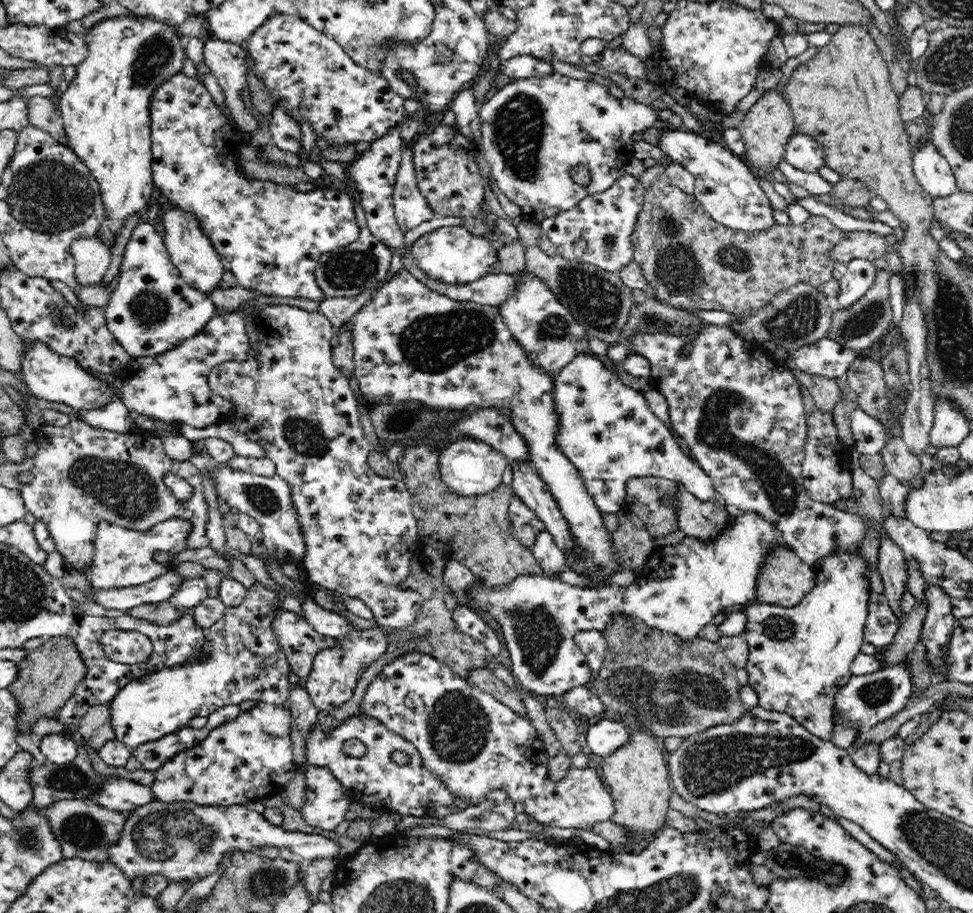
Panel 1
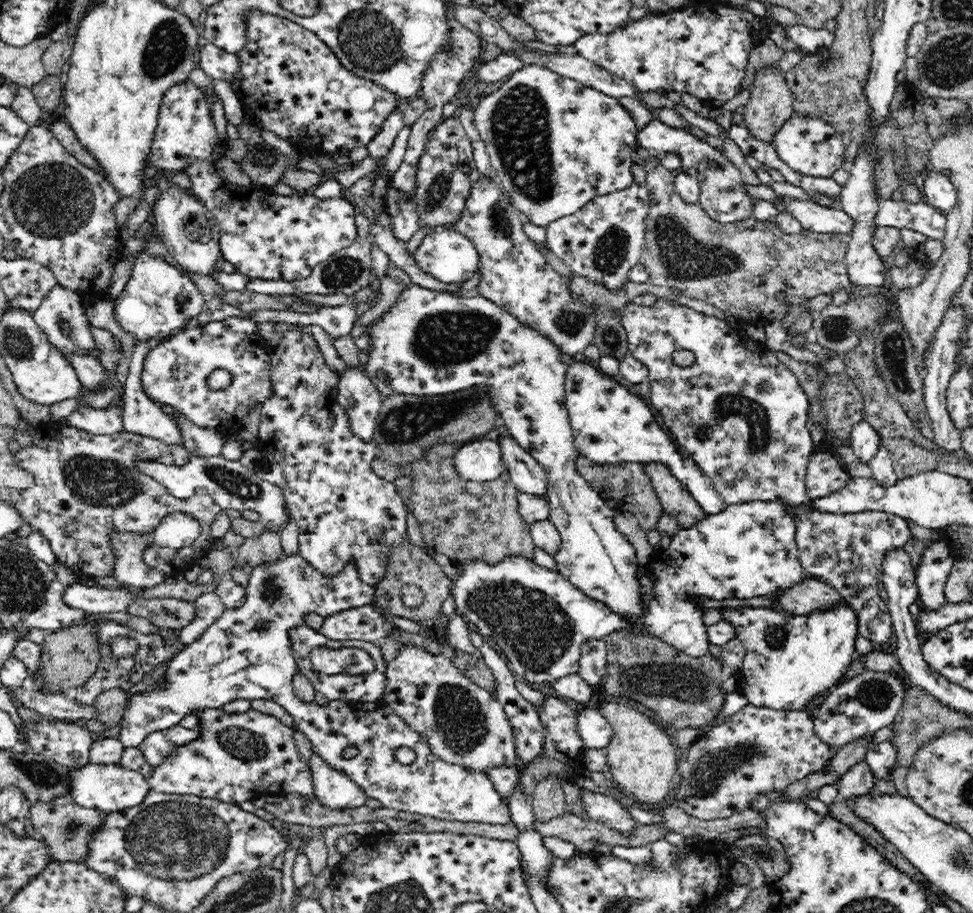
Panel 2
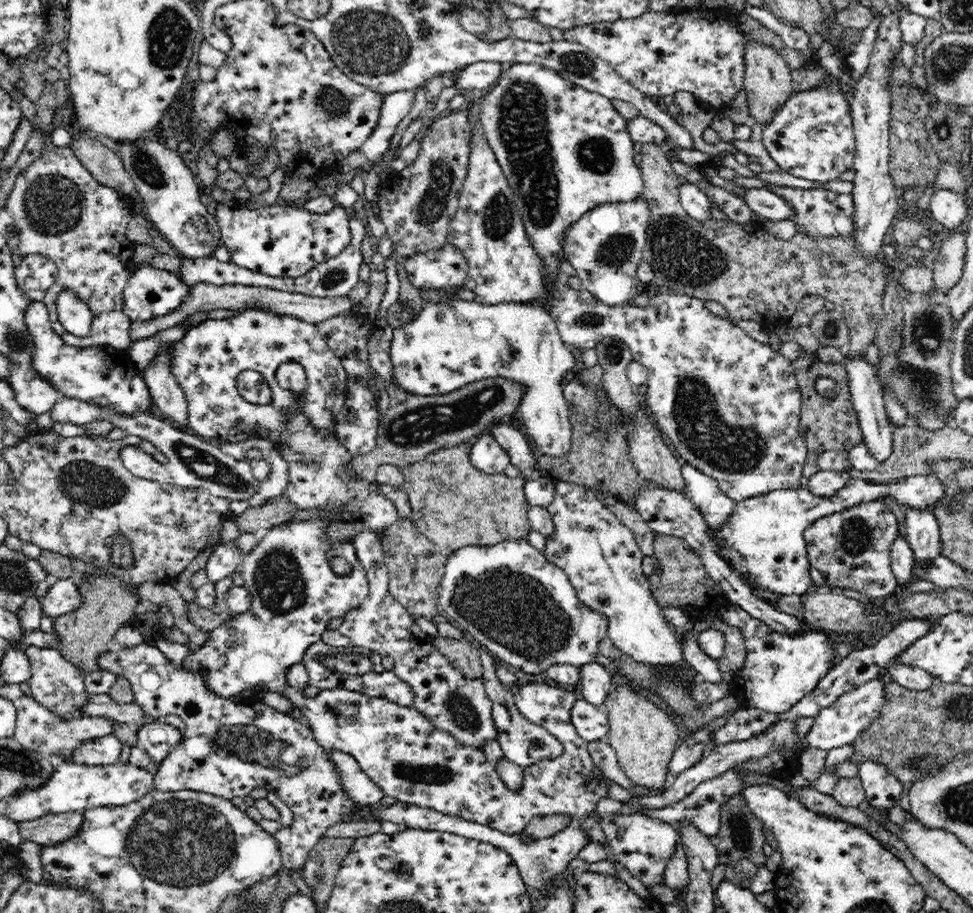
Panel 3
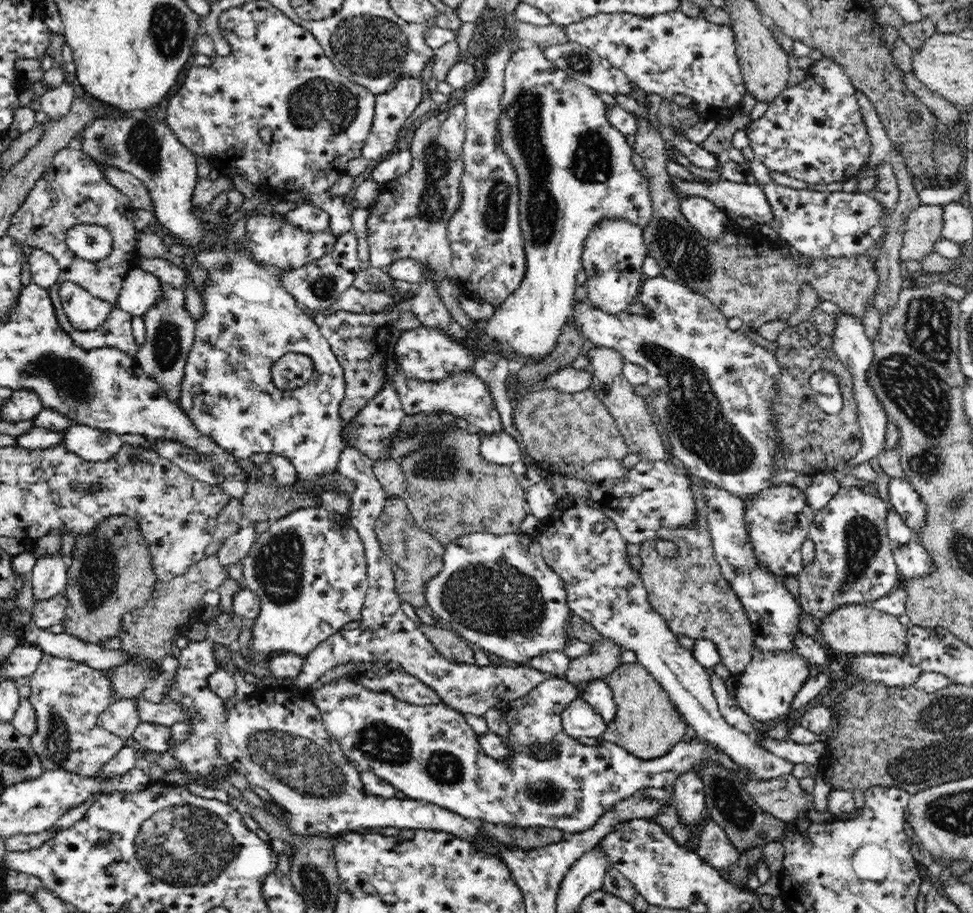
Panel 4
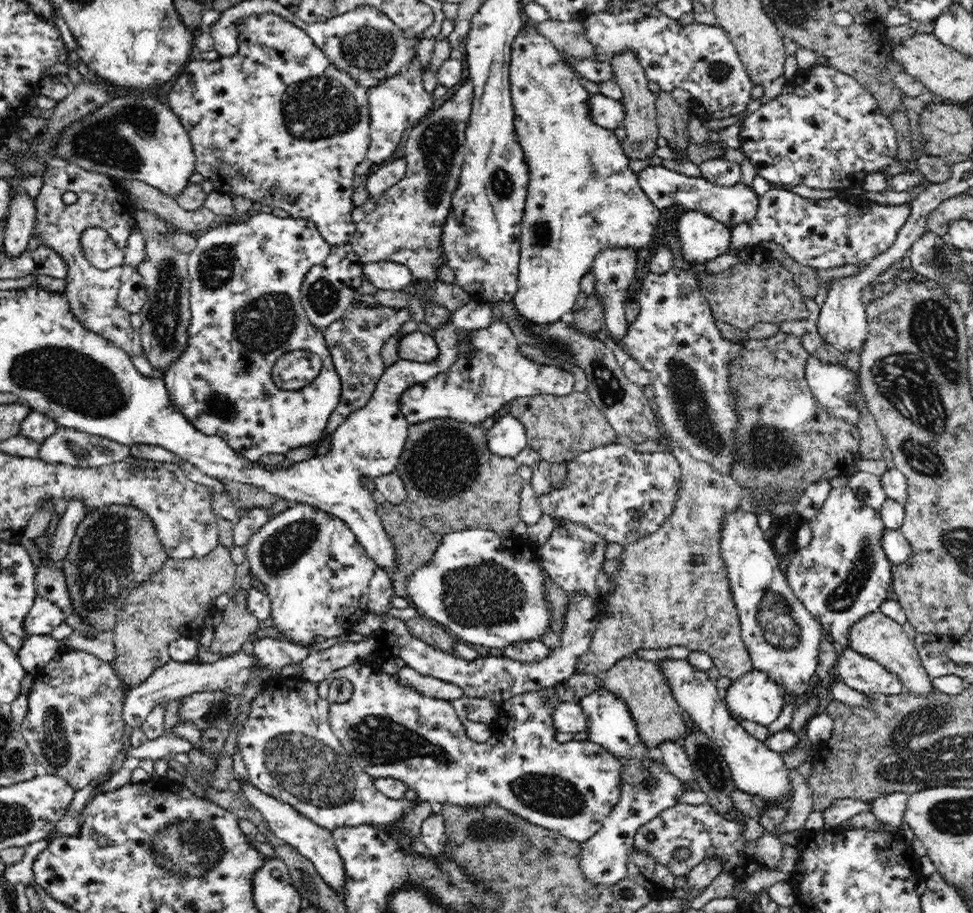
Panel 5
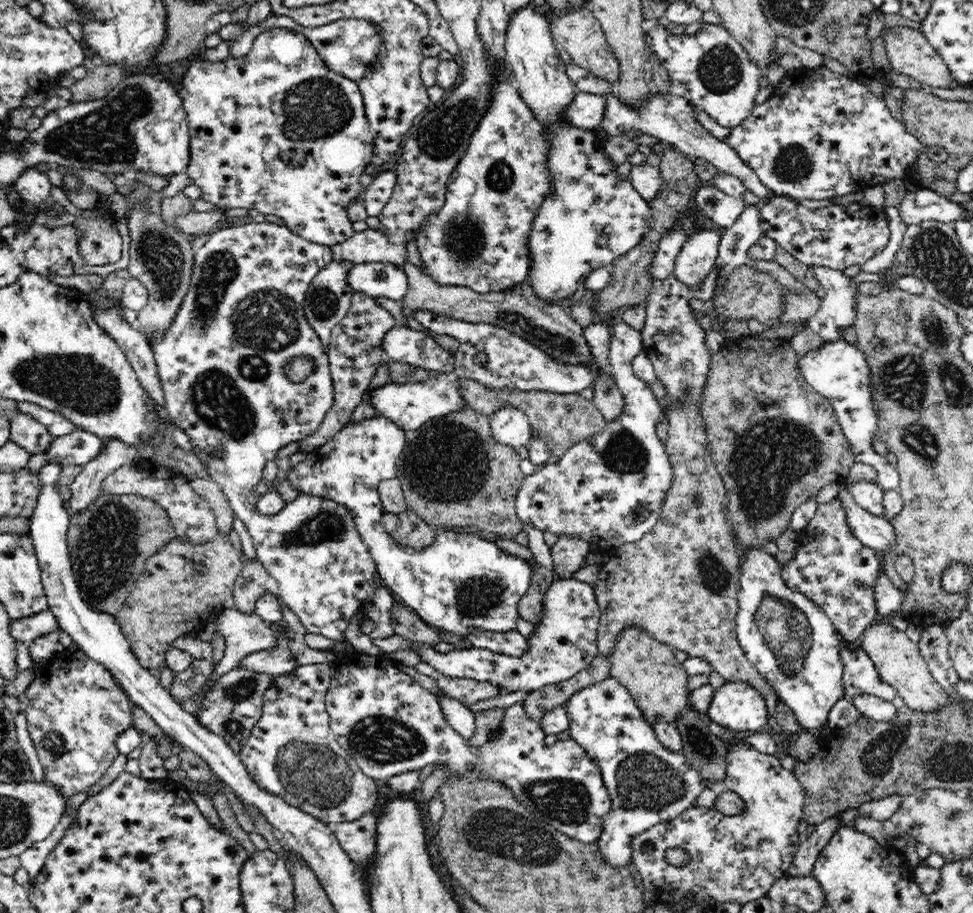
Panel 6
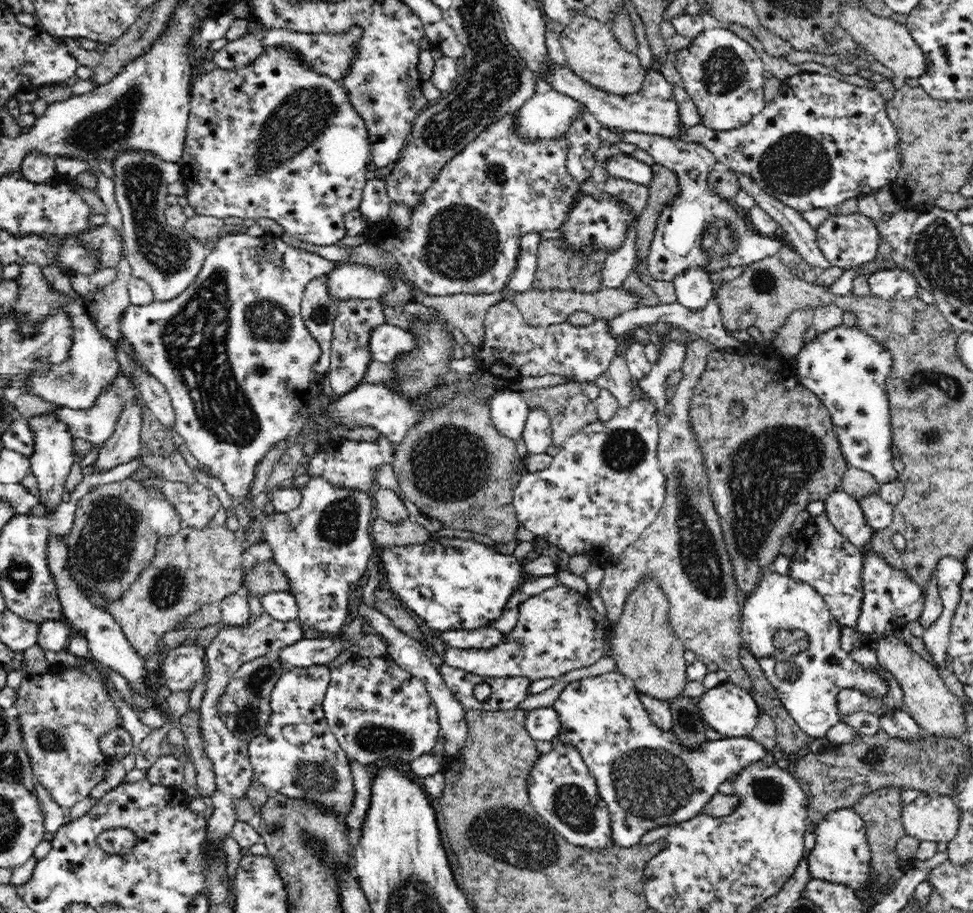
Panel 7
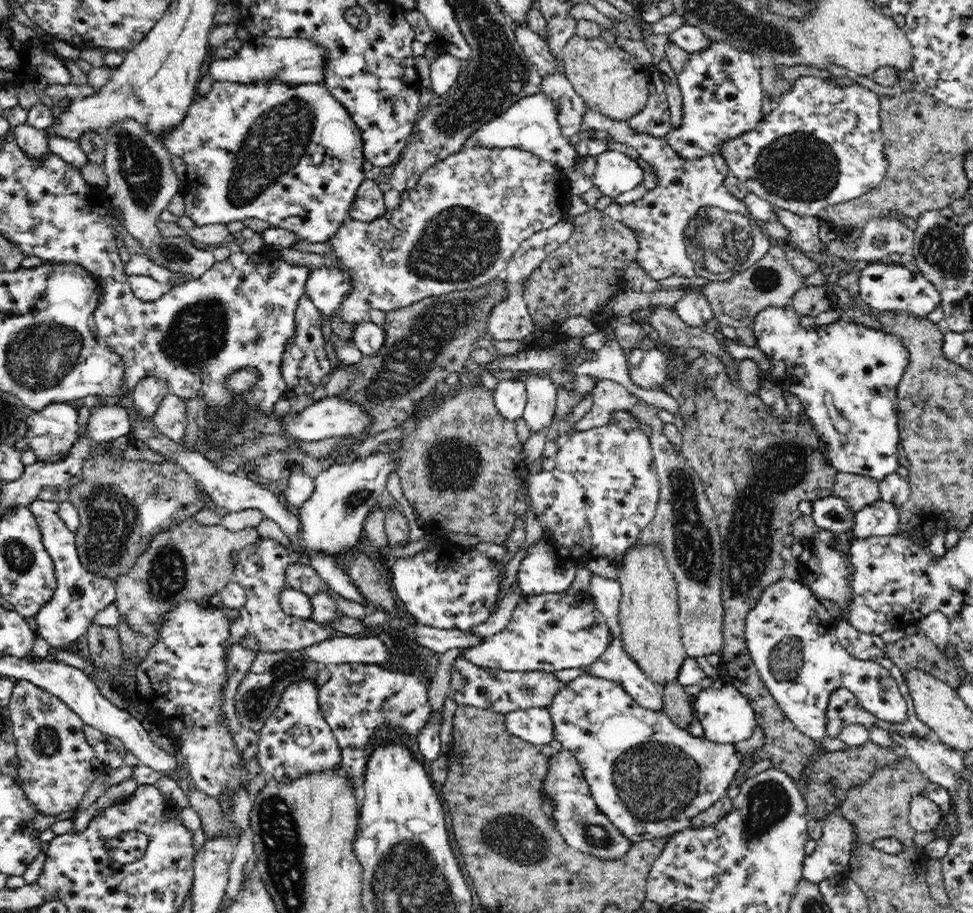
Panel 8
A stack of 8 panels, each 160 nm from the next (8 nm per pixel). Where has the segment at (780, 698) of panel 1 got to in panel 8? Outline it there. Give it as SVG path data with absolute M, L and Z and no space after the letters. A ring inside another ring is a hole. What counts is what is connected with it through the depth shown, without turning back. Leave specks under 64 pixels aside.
M716 679L713 686L702 689L694 697L693 708L695 718L703 726L704 737L710 742L736 744L736 742L750 738L757 728L756 714L746 696L742 695L736 687L722 683L720 679Z

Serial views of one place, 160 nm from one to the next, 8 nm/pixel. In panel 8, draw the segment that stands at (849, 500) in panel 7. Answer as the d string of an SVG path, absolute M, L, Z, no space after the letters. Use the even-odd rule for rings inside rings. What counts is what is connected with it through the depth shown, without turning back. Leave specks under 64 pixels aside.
M830 495L817 501L811 501L811 516L816 526L821 526L832 533L853 532L855 513L849 509L845 499Z

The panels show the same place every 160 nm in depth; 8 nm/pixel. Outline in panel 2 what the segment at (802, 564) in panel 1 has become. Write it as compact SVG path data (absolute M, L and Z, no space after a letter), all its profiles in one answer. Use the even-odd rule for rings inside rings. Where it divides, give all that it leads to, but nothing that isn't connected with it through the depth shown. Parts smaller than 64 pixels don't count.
M812 576L782 590L786 592L778 594L778 604L782 604L782 608L786 608L786 612L792 615L828 610L834 603L844 601L831 585Z

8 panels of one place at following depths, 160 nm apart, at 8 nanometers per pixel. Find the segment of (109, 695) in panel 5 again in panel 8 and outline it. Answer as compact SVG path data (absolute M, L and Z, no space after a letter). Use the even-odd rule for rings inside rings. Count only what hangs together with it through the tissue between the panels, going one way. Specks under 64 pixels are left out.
M25 679L16 681L6 707L13 724L17 758L20 758L20 768L18 768L20 780L18 783L28 795L33 811L56 816L62 812L76 809L85 797L86 790L100 776L100 770L102 770L101 760L98 760L92 746L86 742L83 731L85 722L77 715L76 711L70 710L70 707L66 706L64 700L58 699L58 696L50 694L44 688Z

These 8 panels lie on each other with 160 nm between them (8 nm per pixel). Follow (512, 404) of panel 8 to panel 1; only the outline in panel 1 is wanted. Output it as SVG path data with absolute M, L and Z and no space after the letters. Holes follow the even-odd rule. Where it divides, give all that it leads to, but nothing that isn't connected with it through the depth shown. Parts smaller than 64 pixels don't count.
M463 439L453 443L444 443L439 452L439 478L445 484L447 492L466 498L485 498L502 484L502 474L506 470L507 458L489 444L478 439Z

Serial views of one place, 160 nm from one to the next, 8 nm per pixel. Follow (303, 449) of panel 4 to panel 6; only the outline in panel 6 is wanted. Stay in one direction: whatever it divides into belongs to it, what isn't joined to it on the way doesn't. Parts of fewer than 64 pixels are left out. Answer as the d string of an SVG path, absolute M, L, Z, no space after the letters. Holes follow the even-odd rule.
M264 221L261 223L248 223L236 226L236 228L224 228L224 230L220 229L220 232L213 232L210 234L209 240L195 252L191 285L183 298L177 316L173 318L172 325L169 326L169 330L164 336L160 336L156 342L150 343L152 344L154 358L157 361L161 385L163 386L163 406L166 407L169 418L176 422L192 439L194 451L196 451L196 455L206 467L206 472L214 482L221 486L224 494L228 497L230 506L235 512L235 518L240 518L246 525L254 544L254 549L257 552L257 560L263 565L268 577L274 578L278 582L280 600L302 620L301 624L304 624L307 633L322 634L326 638L340 641L344 639L344 630L347 630L350 618L362 606L366 594L372 592L372 572L376 569L375 563L369 554L369 549L364 544L358 531L356 531L356 523L354 523L352 511L348 511L348 509L332 499L299 494L295 500L278 511L278 514L264 515L256 509L254 504L256 504L257 496L252 493L252 486L255 481L260 479L266 462L272 463L274 457L277 456L278 450L288 446L290 442L300 442L312 433L316 433L322 421L326 418L326 413L333 405L333 378L329 369L329 356L326 355L326 348L322 344L321 338L307 321L303 309L309 284L314 280L314 276L318 274L318 271L333 260L332 247L310 242L309 239L302 238L300 234L290 230L286 225L276 225ZM299 356L312 358L313 362L316 362L316 369L304 381L294 383L286 376L286 370L288 369L286 364Z

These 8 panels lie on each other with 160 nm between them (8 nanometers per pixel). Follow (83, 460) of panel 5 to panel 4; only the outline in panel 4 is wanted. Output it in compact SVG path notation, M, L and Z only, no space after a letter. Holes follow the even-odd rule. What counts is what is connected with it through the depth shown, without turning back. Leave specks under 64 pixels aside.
M72 425L63 431L61 445L84 459L108 459L120 450L120 435L86 425Z

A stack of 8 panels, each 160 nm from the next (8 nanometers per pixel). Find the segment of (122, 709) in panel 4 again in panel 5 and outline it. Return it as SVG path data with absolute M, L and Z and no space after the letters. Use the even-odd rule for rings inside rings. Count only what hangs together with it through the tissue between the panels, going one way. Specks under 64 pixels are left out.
M243 651L222 657L214 663L182 663L170 659L164 666L157 668L141 685L126 691L122 710L124 726L131 726L133 729L140 727L152 708L158 704L178 701L196 692L233 691L237 687L241 688L254 676L256 659L254 654L246 654Z

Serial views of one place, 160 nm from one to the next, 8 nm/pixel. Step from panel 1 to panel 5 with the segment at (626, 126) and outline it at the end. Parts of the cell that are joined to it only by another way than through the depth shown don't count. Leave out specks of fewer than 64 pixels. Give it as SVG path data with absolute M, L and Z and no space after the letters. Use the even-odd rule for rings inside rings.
M525 21L520 34L514 39L509 67L511 105L515 113L515 135L516 139L518 139L520 149L523 151L523 156L526 157L527 164L527 200L521 226L519 276L517 290L511 299L511 306L513 306L515 314L519 316L519 320L523 324L529 324L533 328L537 326L539 330L552 325L557 320L568 318L573 312L576 299L581 293L580 280L582 276L591 272L591 264L594 262L595 255L599 251L608 246L618 245L634 246L638 249L646 247L648 243L652 242L652 236L654 236L654 232L656 232L656 228L658 228L661 220L661 210L646 196L646 193L641 189L637 174L628 167L630 158L626 156L621 140L618 139L618 136L613 131L598 126L597 123L593 122L593 112L591 112L589 104L590 94L580 84L580 76L567 64L566 60L563 60L561 54L562 52L550 43L546 37L543 37L542 34L534 29L534 24ZM416 330L402 336L399 343L399 358L414 364L432 364L441 356L441 348L432 333Z

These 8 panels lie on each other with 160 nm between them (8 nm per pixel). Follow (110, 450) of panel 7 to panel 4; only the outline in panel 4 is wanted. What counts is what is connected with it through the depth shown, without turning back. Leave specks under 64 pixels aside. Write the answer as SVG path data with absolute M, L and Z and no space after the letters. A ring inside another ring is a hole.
M62 554L39 558L29 576L36 601L46 600L62 593L69 582Z

